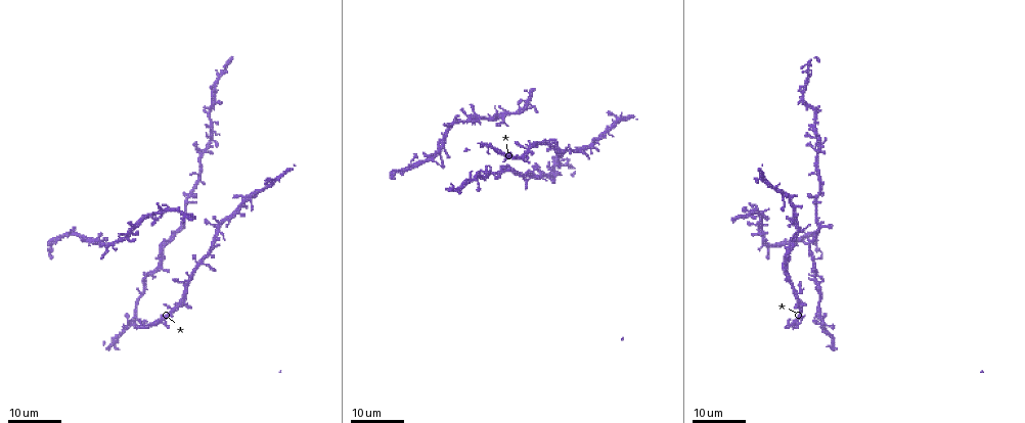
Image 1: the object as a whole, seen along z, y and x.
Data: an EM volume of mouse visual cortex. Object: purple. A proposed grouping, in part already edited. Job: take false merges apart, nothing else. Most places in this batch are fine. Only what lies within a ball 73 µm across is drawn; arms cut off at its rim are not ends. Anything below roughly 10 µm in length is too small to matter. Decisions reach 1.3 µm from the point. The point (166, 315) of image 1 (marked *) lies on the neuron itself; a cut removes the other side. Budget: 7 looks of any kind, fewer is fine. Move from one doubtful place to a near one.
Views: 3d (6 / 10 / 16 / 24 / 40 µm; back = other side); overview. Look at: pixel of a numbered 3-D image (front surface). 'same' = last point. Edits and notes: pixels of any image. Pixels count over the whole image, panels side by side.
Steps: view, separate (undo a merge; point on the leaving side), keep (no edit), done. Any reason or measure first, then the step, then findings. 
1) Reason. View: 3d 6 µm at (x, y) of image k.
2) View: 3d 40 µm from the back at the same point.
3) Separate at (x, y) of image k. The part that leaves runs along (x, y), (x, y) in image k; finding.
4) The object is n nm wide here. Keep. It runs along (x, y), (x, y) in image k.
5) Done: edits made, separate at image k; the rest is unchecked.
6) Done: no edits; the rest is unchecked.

Thick turns thin. View: 3d 24 µm at (243, 204) of image 1.

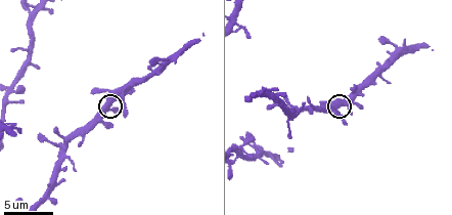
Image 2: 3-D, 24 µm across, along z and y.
Closer look. View: 3d 10 µm at (108, 108) of image 2.

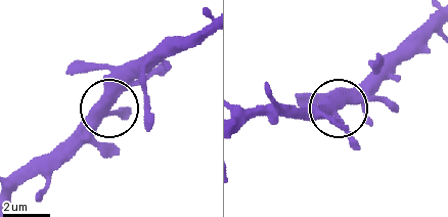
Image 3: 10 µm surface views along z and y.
The object is 400 nm wide here. Keep. Continuous, no second neuron.

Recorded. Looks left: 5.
Arms part here. View: 3d 6 µm at (294, 106) of image 2.

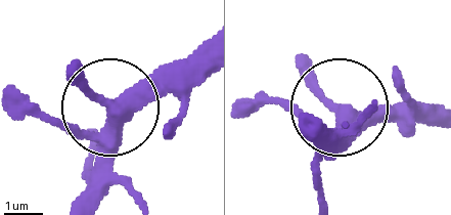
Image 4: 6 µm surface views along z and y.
View: 3d 6 µm from the back at (345, 112) of image 4.

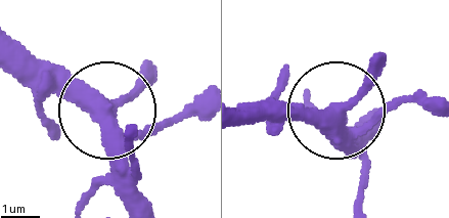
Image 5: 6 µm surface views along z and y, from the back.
3 arms meet here. Keep. All the same neuron.

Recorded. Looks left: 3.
Three arms meet. View: 3d 16 µm at (210, 115) of image 1.

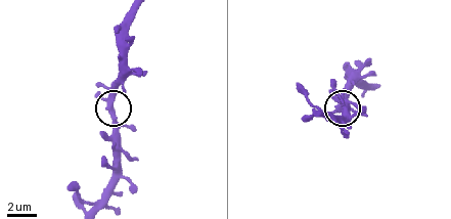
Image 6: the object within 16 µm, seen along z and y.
Closer look. View: 3d 10 µm at (111, 108) of image 6.

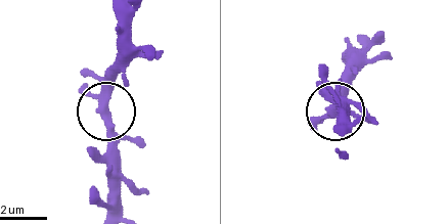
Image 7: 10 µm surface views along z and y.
Keep. All the same neuron.

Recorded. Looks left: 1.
Done: no edits; the rest is unchecked.

